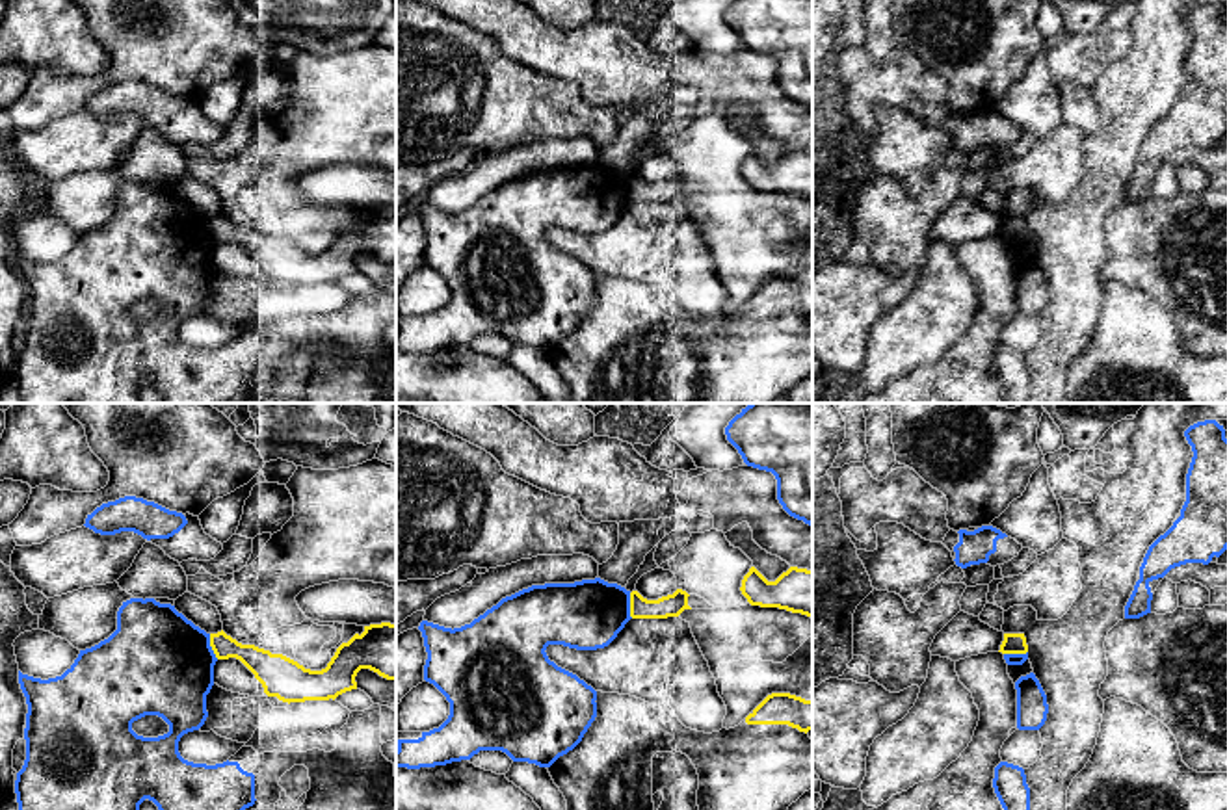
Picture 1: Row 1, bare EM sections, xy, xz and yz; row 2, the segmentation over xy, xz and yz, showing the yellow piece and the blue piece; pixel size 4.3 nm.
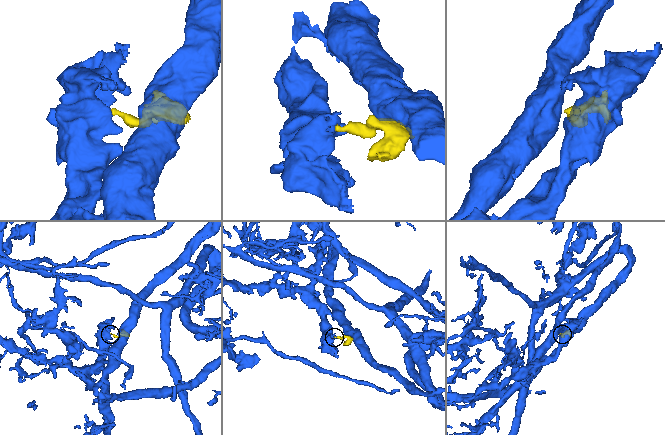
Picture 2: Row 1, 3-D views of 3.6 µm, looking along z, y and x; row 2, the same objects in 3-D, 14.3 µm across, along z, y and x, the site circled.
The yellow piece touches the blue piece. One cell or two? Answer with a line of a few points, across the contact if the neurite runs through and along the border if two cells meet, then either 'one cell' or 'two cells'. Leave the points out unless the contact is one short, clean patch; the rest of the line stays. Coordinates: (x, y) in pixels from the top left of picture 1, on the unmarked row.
line xy (209, 218), (209, 229), (218, 242); two cells

